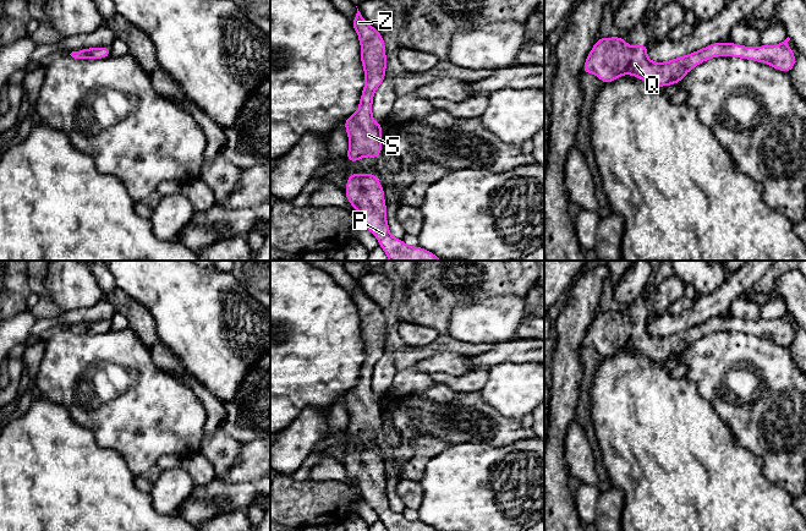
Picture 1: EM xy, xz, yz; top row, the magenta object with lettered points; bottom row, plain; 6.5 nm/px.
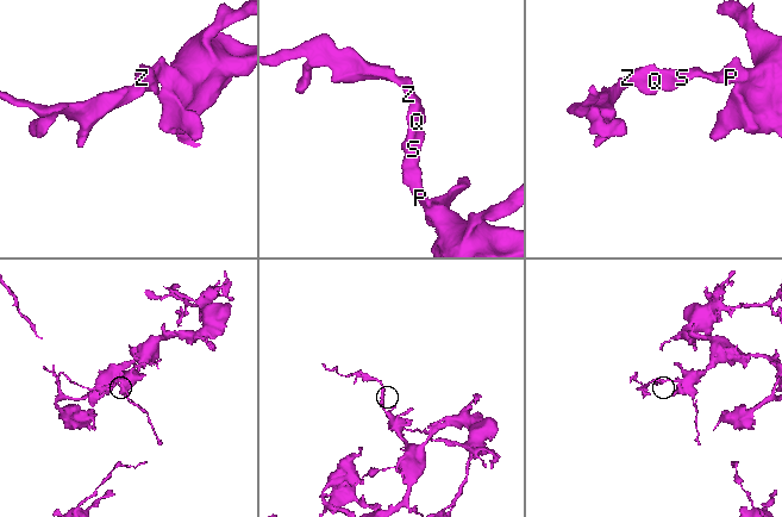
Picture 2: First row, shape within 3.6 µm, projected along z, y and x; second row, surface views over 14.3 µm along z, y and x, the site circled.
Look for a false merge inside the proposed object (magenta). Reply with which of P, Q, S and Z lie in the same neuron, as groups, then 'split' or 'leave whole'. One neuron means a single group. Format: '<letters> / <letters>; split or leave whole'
P Q S Z; leave whole

